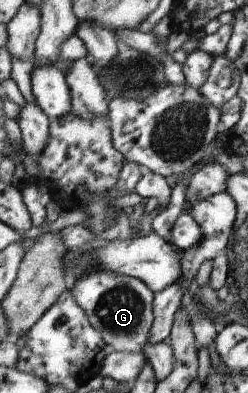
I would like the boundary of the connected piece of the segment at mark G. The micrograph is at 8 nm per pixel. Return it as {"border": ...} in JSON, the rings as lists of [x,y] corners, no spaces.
{"border":[[[103,270],[89,271],[71,286],[89,321],[101,332],[111,351],[141,354],[153,327],[154,291],[139,278]]]}

